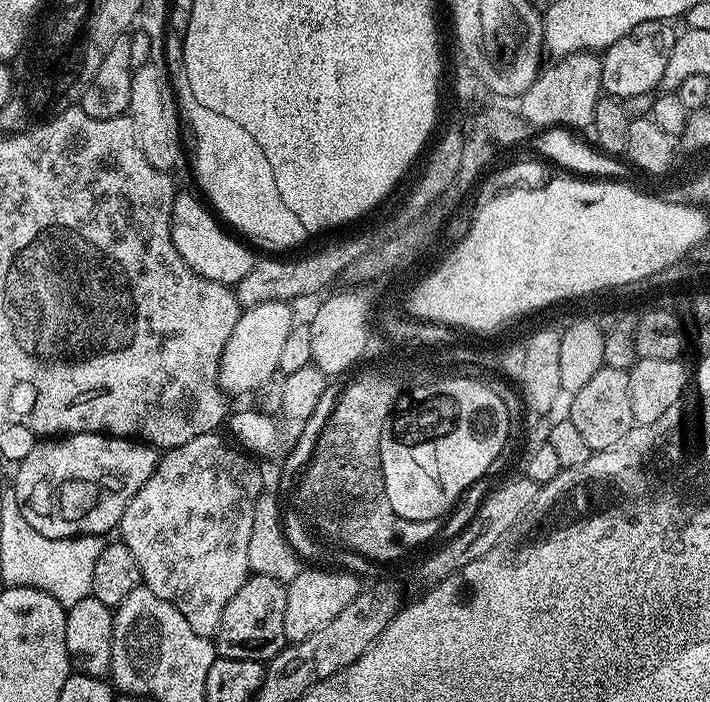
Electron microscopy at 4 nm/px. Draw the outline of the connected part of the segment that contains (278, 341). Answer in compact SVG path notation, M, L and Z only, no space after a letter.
M262 301L260 305L251 305L241 311L234 334L230 334L230 342L226 342L226 350L220 359L221 385L233 384L240 392L252 392L262 387L272 375L277 375L282 346L294 323L292 307L288 302Z

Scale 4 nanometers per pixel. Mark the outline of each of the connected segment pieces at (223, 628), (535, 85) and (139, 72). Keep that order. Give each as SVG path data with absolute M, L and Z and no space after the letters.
M249 575L248 581L226 602L226 610L222 610L222 622L218 626L214 637L216 655L226 658L246 658L267 662L273 660L280 651L286 647L284 635L286 634L286 587L274 578L265 576Z
M573 54L571 56L561 57L555 61L555 66L550 67L540 73L533 79L531 86L519 97L518 114L527 125L534 125L535 128L547 127L565 127L571 130L578 128L589 129L593 122L594 106L602 94L601 84L601 59L594 54Z
M149 62L133 71L127 115L132 117L138 146L142 146L142 154L146 154L146 162L167 173L171 173L172 168L178 167L180 159L184 156L183 150L180 149L182 112L178 107L178 96L175 94L177 95L174 85L163 63Z

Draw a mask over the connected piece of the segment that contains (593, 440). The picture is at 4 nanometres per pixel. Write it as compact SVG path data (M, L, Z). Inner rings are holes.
M600 367L593 374L590 382L582 386L582 390L571 393L572 405L566 412L566 419L574 422L579 436L590 446L593 452L605 452L607 448L626 438L626 434L634 426L630 410L630 378L628 370L614 370Z

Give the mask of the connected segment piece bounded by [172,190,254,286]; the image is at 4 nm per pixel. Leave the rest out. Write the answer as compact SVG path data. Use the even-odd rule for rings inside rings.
M177 191L176 201L172 207L172 241L182 254L182 258L202 278L213 280L229 286L239 285L250 274L254 263L254 255L235 235L227 236L223 232L221 221L203 203L199 204L190 193Z

